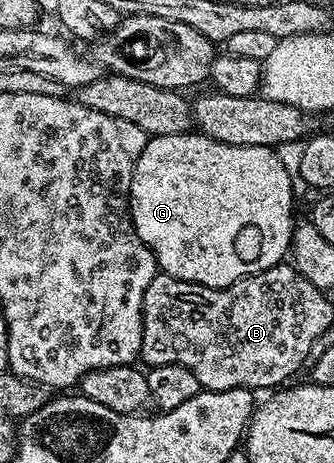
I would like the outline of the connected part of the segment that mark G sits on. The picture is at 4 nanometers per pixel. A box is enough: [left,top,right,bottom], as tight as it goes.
[130,132,296,290]

